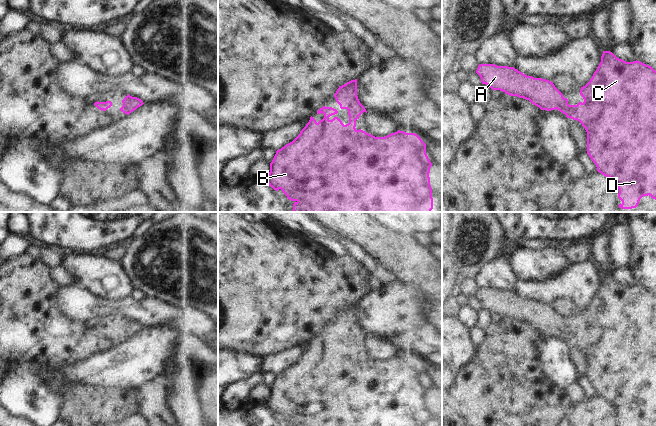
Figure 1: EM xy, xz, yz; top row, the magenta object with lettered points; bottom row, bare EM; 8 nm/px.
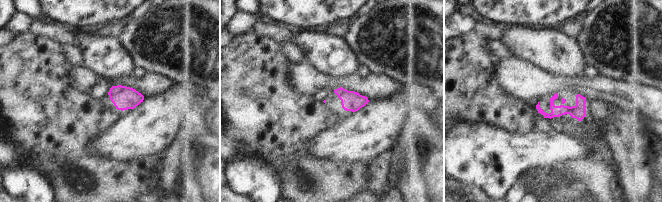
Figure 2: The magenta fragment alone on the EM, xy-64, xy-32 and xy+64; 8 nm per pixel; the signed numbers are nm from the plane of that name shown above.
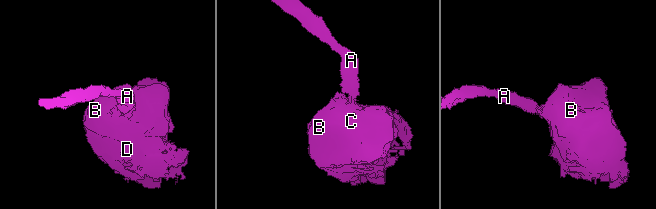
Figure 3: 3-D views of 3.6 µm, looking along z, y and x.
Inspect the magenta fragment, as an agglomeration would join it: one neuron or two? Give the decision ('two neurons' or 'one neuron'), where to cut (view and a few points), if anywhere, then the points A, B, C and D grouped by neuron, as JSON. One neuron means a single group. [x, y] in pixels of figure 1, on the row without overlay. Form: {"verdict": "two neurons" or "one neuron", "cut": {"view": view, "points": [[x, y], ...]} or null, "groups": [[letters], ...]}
{"verdict": "one neuron", "cut": null, "groups": [["A", "B", "C", "D"]]}

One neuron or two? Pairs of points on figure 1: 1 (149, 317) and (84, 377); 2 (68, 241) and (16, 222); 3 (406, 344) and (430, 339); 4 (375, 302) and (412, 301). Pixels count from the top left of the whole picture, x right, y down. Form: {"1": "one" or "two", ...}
{"1": "two", "2": "two", "3": "one", "4": "one"}

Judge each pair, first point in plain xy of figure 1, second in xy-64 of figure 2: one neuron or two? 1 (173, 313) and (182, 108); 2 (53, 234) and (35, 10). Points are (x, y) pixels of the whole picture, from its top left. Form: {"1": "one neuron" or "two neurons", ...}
{"1": "two neurons", "2": "two neurons"}

